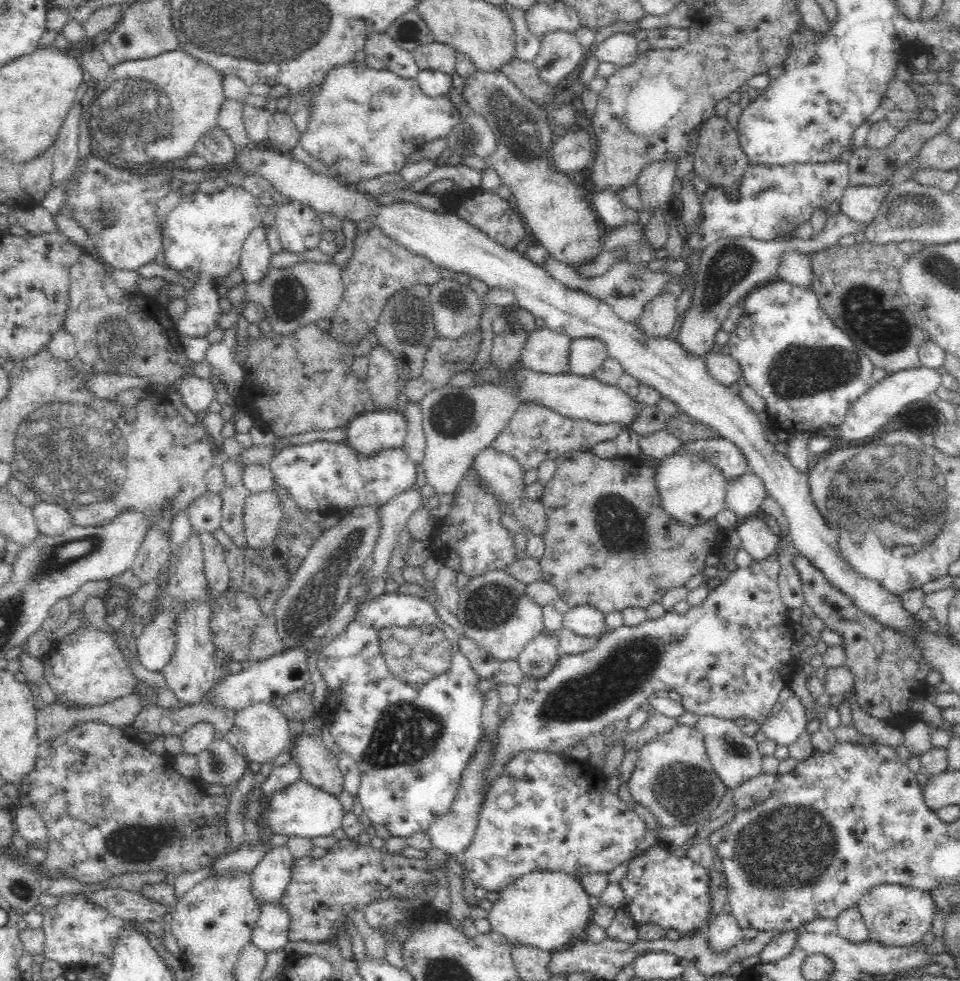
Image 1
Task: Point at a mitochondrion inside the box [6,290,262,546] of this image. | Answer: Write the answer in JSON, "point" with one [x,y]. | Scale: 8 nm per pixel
{"point":[64,452]}

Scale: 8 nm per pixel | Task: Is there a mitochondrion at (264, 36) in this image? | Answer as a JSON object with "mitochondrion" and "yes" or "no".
{"mitochondrion":"yes"}

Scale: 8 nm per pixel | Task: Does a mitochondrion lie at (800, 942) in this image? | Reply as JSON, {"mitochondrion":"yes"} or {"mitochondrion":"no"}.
{"mitochondrion":"no"}

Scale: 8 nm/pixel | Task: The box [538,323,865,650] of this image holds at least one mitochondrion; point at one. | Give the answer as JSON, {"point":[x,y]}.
{"point":[621,526]}

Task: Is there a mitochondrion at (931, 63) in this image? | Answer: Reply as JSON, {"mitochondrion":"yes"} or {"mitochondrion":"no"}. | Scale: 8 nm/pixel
{"mitochondrion":"no"}

